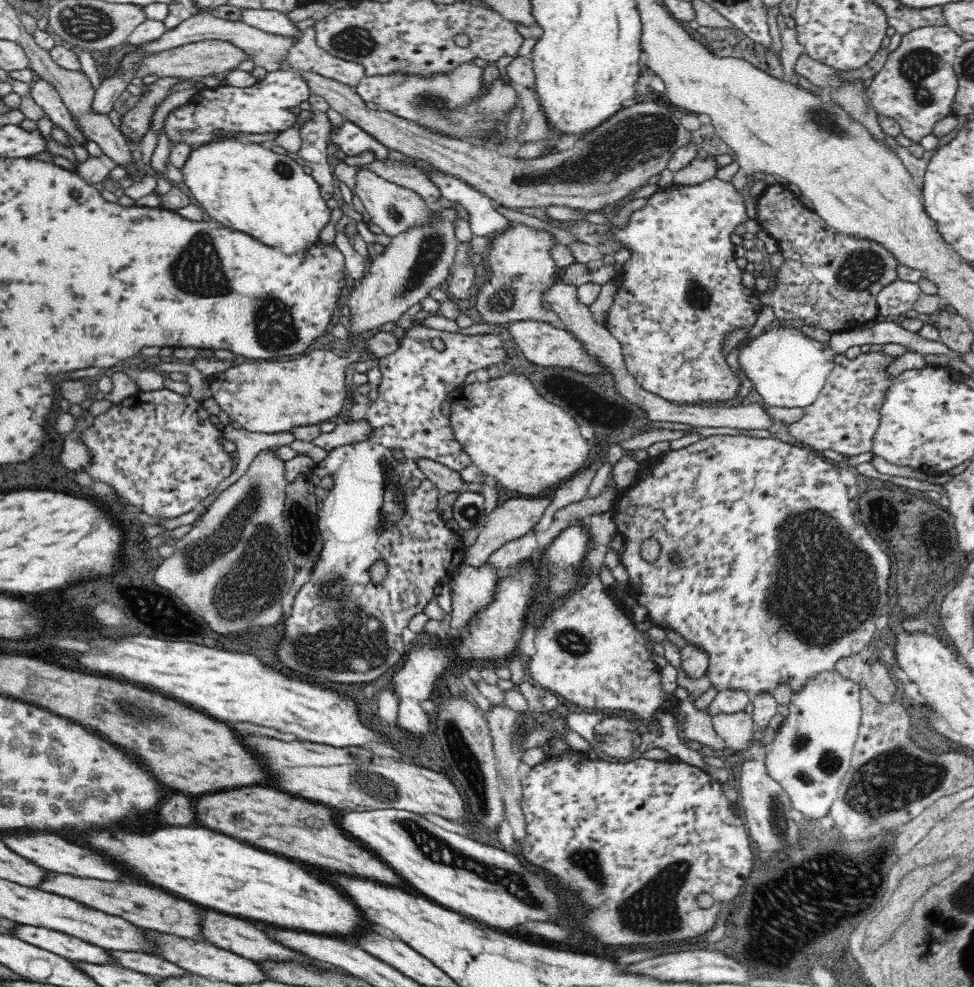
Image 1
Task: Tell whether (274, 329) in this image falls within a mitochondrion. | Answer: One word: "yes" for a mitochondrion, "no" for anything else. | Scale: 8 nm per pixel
yes

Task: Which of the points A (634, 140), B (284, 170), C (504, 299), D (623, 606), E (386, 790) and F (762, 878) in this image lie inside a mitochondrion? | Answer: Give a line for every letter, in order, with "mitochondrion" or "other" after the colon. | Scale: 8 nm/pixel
A: mitochondrion
B: mitochondrion
C: mitochondrion
D: other
E: mitochondrion
F: other

